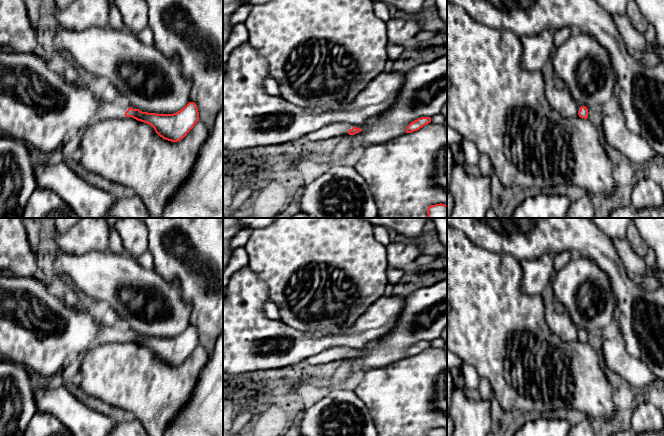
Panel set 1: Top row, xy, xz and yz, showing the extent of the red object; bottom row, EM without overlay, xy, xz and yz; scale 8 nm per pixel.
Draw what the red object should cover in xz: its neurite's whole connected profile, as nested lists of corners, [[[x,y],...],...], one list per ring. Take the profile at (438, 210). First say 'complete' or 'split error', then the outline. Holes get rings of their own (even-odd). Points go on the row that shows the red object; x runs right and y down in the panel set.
complete; [[[435,204],[427,209],[428,218],[447,218],[447,205]]]

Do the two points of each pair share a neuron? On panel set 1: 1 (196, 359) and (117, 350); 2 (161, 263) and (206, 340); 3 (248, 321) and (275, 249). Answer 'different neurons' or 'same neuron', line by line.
1: same neuron
2: same neuron
3: different neurons

